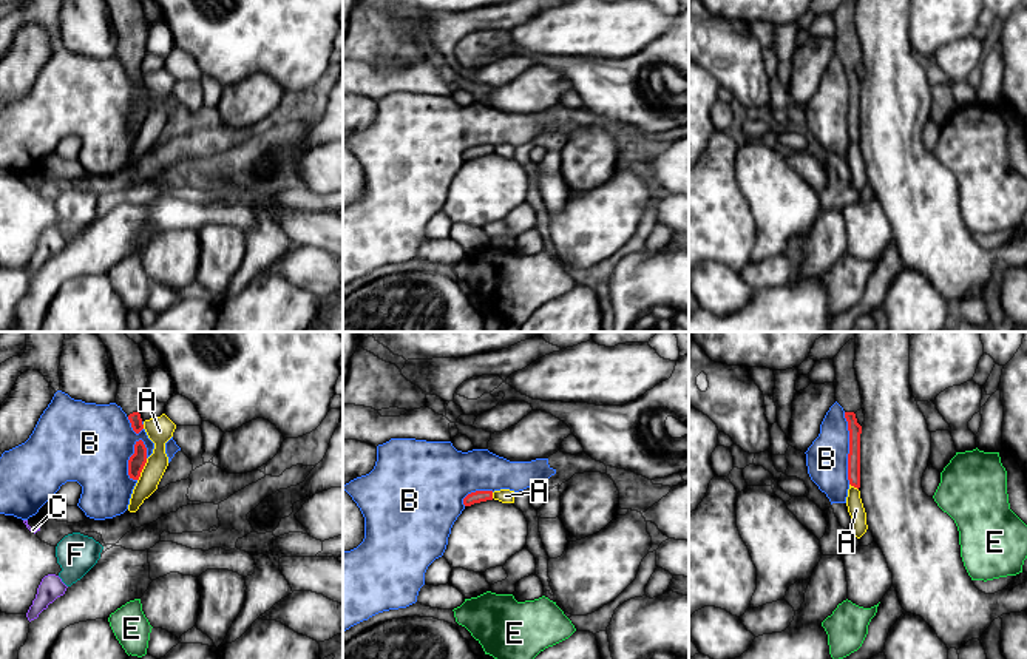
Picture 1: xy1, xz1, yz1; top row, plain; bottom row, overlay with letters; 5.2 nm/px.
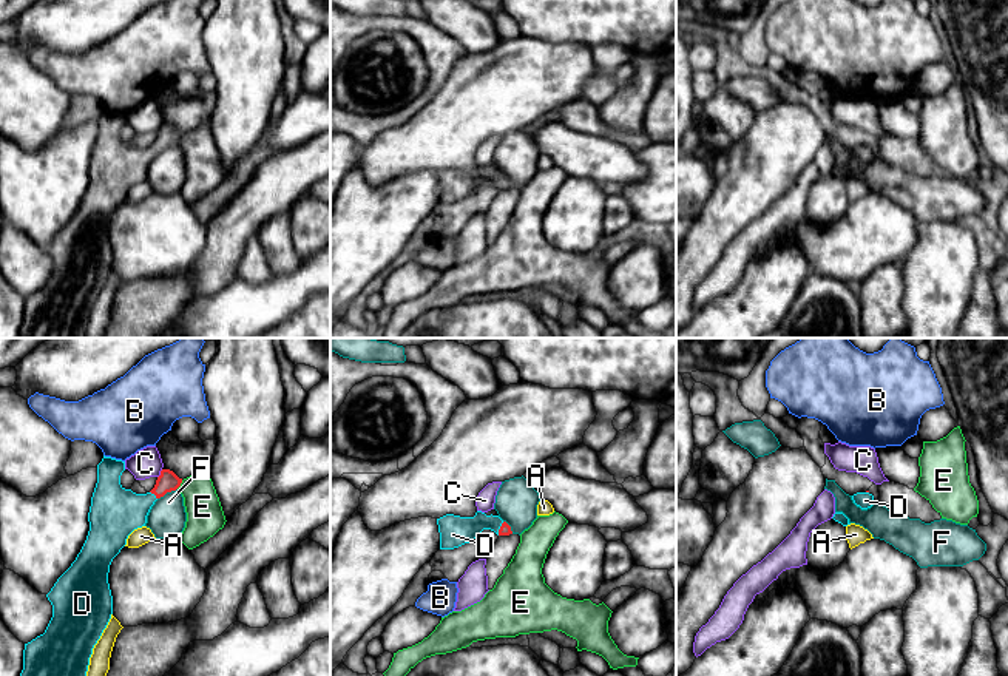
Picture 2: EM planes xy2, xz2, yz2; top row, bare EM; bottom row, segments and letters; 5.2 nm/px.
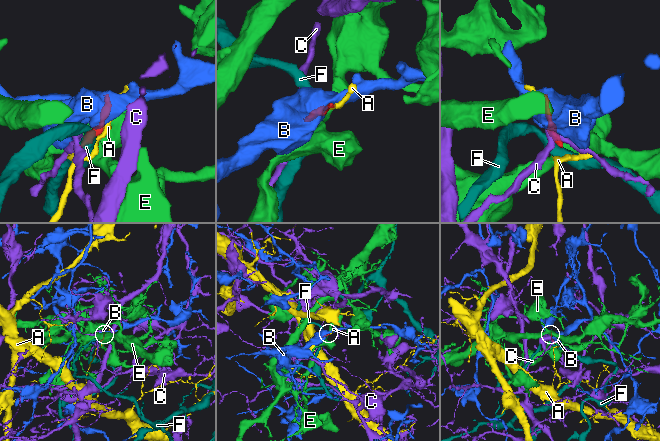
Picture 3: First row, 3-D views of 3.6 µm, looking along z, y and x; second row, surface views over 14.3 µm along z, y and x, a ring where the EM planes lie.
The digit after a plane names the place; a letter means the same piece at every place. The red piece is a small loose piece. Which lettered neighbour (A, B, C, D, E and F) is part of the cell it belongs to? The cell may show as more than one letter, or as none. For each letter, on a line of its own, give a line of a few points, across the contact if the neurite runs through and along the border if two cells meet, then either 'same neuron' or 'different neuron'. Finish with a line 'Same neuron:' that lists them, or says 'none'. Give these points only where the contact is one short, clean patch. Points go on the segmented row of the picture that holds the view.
A: different neuron
B: different neuron
C: xy2 (162, 469), (158, 477) | different neuron
D: xy2 (167, 482), (155, 494), (128, 511), (115, 513) | same neuron
E: xy2 (182, 480), (176, 488) | different neuron
F: xy2 (176, 488), (158, 499) | different neuron
Same neuron: D

